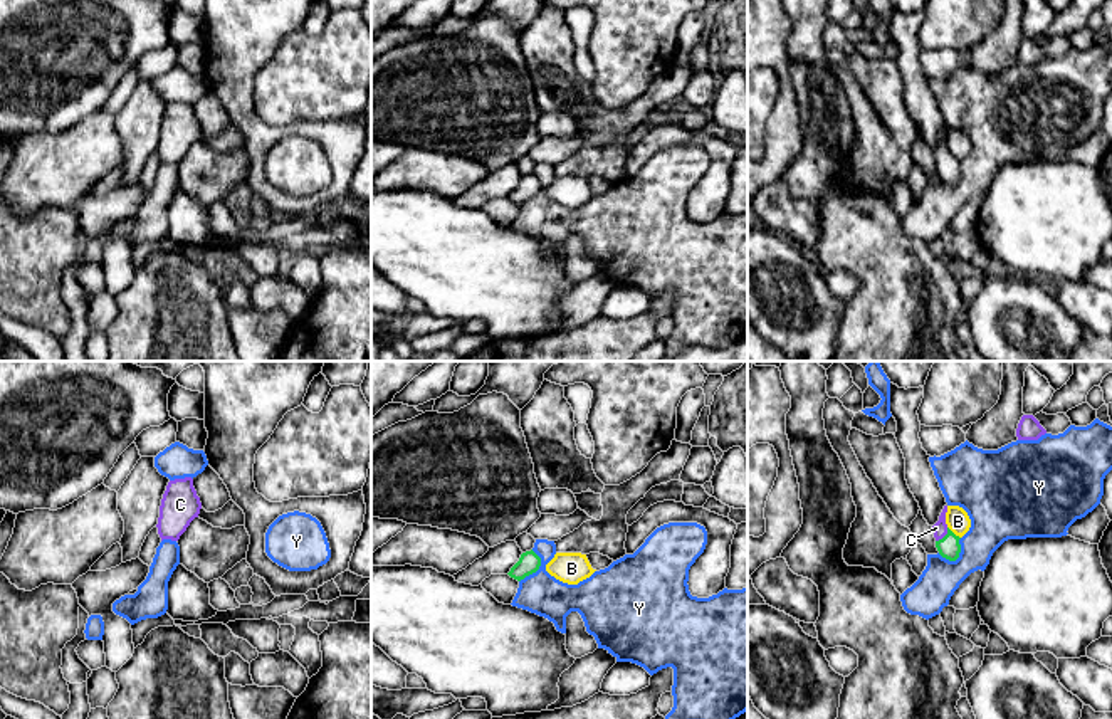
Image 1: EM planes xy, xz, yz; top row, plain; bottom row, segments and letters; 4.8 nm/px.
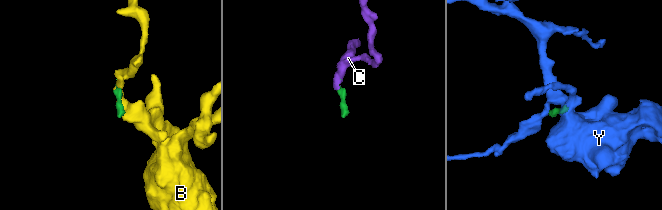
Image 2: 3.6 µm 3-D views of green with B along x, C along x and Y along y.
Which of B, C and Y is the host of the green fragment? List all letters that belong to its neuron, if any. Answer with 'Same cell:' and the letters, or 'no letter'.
Same cell: C

